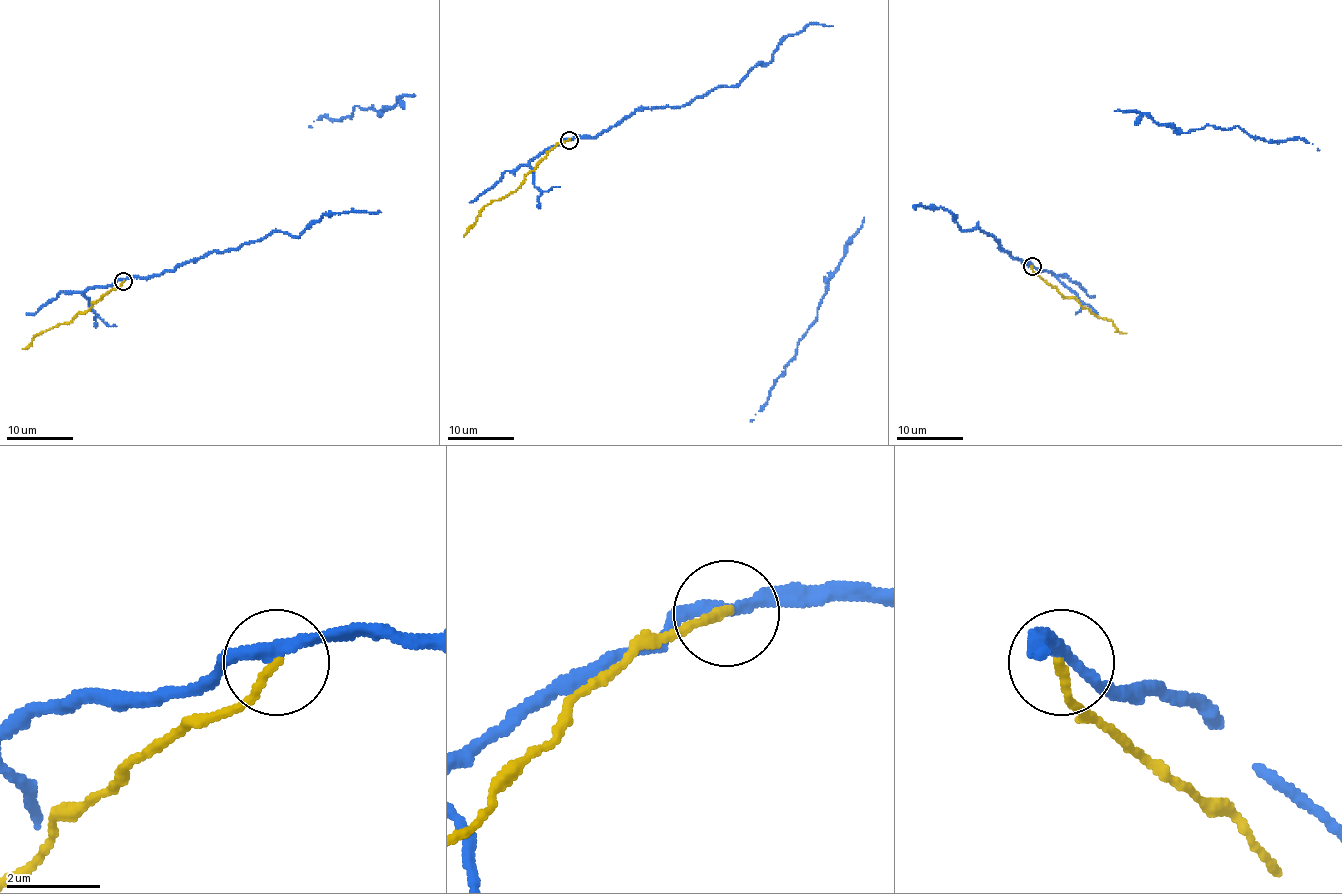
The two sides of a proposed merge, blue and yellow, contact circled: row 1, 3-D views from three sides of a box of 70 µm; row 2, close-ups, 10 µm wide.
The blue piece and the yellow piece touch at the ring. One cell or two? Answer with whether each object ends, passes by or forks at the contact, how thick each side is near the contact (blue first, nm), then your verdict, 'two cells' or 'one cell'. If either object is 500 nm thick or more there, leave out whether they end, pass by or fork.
blue passes by; yellow ends there; 280 nm thick on the blue side, 180 nm on the other; two cells

